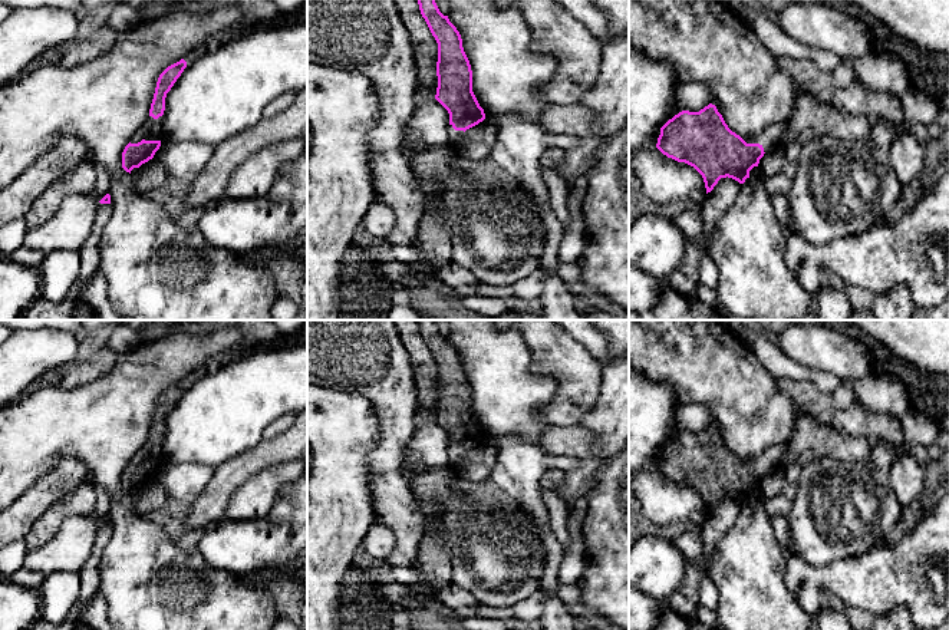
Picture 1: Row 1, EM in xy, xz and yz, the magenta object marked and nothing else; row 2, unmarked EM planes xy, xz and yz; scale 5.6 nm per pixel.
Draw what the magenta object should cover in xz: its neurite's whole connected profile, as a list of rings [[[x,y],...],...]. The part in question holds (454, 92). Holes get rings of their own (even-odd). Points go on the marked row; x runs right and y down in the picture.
[[[418,0],[419,10],[438,43],[435,99],[448,111],[449,146],[457,145],[462,133],[485,119],[472,92],[472,70],[457,27],[444,16],[435,0]]]

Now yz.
[[[709,103],[699,112],[682,111],[669,119],[660,128],[656,148],[668,158],[693,166],[702,175],[708,194],[721,178],[728,177],[744,184],[764,154],[772,145],[780,144],[785,128],[787,123],[775,123],[758,136],[742,139],[728,128],[716,106]]]

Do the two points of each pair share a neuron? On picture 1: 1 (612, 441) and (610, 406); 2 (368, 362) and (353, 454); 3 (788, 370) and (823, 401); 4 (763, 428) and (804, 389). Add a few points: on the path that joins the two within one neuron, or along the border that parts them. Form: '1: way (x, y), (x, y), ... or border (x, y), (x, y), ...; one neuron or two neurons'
1: way (612, 432), (612, 415); one neuron
2: border (329, 388), (363, 395), (374, 408), (381, 425); two neurons
3: border (777, 379), (806, 379), (830, 395); two neurons
4: border (775, 381), (775, 385), (796, 409); two neurons

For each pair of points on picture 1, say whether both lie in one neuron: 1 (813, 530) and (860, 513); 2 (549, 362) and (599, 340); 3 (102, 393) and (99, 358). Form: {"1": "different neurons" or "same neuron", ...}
{"1": "same neuron", "2": "different neurons", "3": "different neurons"}

